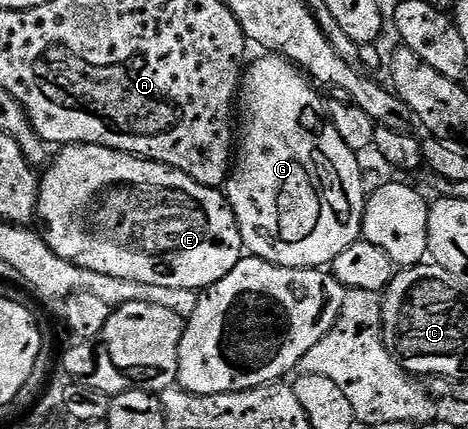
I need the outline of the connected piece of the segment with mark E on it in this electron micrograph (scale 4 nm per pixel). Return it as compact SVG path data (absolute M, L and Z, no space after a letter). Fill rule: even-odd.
M65 144L57 152L60 153L57 156L55 153L51 157L50 163L43 169L42 175L39 177L36 214L45 242L62 258L74 262L80 268L98 270L98 274L106 274L112 278L130 278L130 282L147 282L154 286L178 286L179 288L207 290L212 284L226 278L226 274L230 274L230 270L234 270L236 263L245 255L246 249L242 242L242 234L238 230L238 222L221 189L207 188L194 182L194 178L182 174L176 168L167 168L165 164L156 164L153 160L132 156L128 152L119 152L101 144Z

